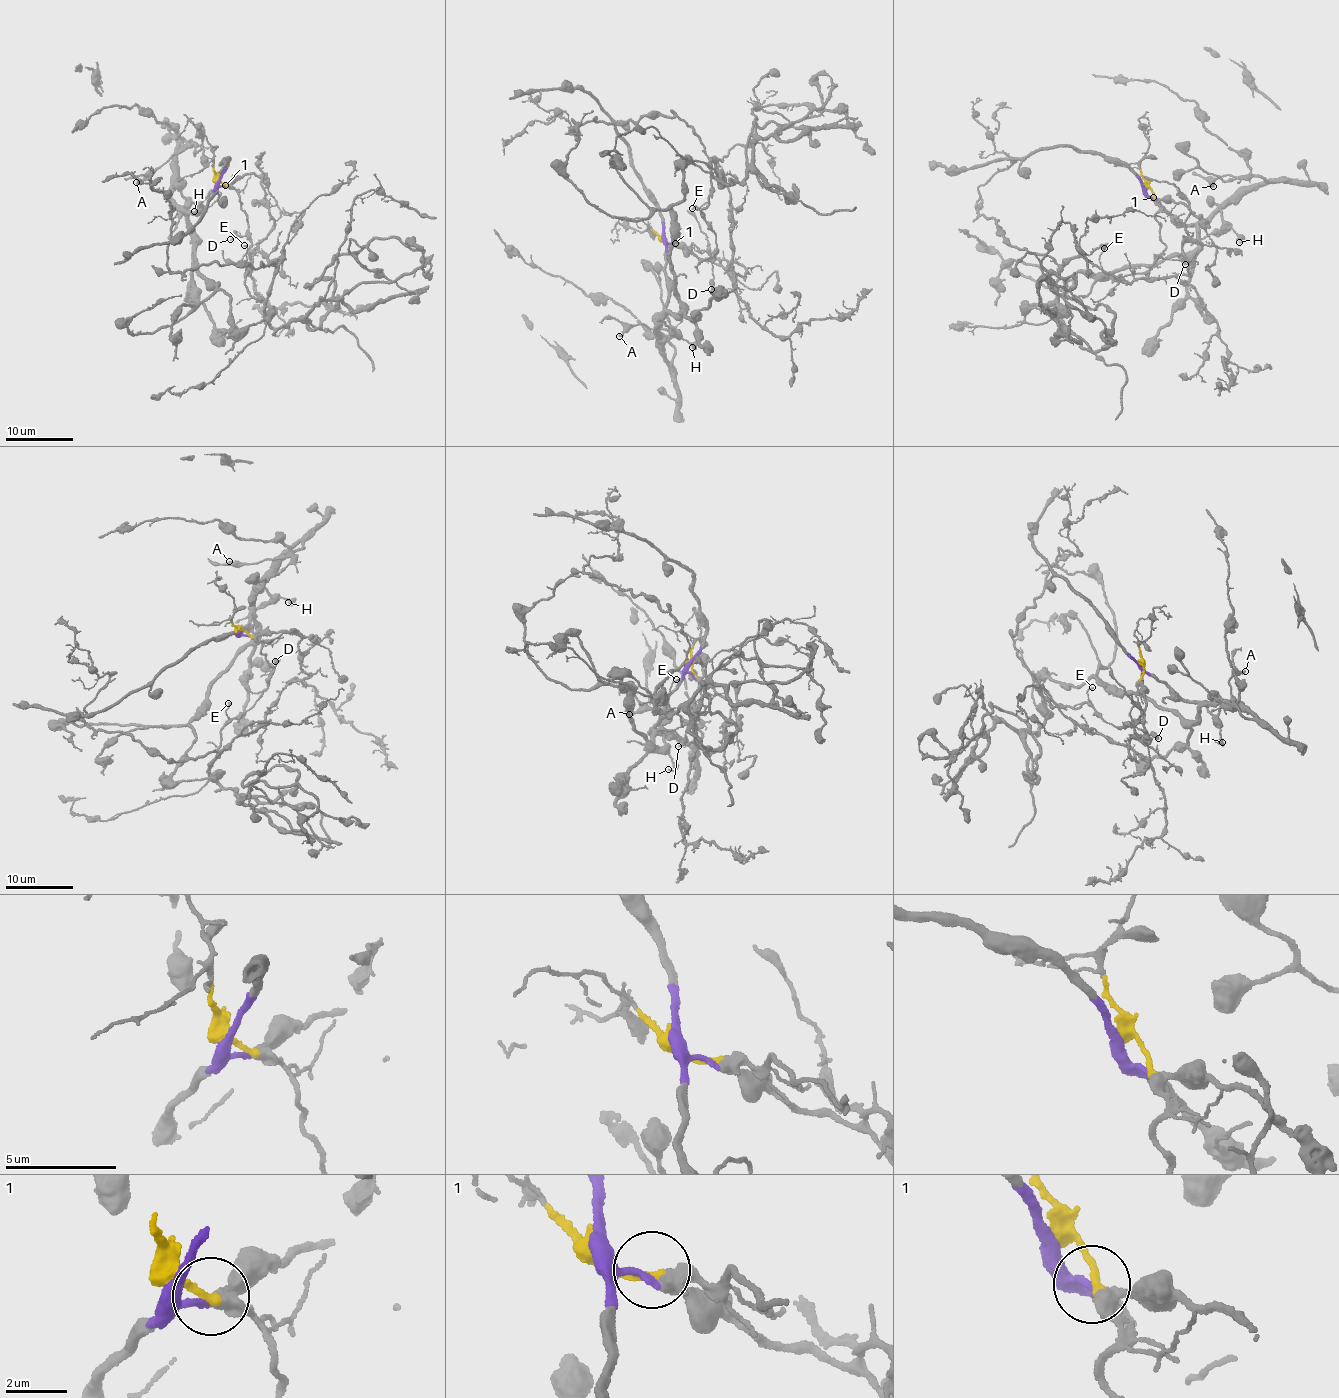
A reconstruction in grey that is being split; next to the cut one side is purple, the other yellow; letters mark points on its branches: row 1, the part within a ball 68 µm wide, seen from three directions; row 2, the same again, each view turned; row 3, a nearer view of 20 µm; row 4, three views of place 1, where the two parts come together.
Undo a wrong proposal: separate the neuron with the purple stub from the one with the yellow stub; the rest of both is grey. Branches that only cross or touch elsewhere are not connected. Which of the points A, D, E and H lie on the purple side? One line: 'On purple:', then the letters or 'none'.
On purple: A, H

